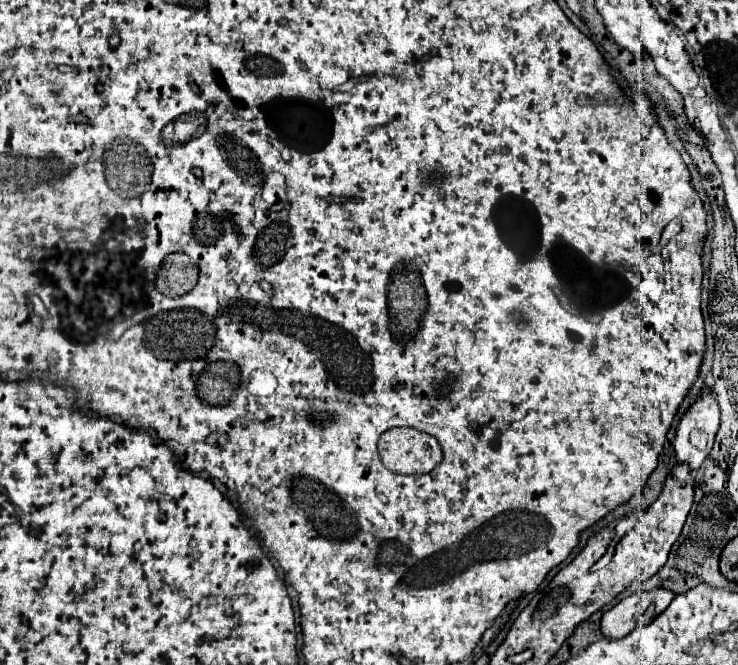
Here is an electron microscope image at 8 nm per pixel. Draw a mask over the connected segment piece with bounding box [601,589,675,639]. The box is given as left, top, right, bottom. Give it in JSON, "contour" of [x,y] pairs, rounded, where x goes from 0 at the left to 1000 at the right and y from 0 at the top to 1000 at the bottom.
{"contour":[[[888,886],[882,892],[858,892],[820,919],[814,931],[814,952],[822,961],[841,961],[860,943],[885,934],[904,916],[915,895],[904,886]]]}

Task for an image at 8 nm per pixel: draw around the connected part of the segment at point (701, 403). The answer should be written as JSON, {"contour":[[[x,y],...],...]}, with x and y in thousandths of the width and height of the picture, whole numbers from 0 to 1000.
{"contour":[[[953,582],[950,597],[925,624],[917,657],[915,657],[915,690],[928,696],[936,711],[942,711],[958,690],[966,660],[974,642],[974,609],[963,594],[961,582]]]}

